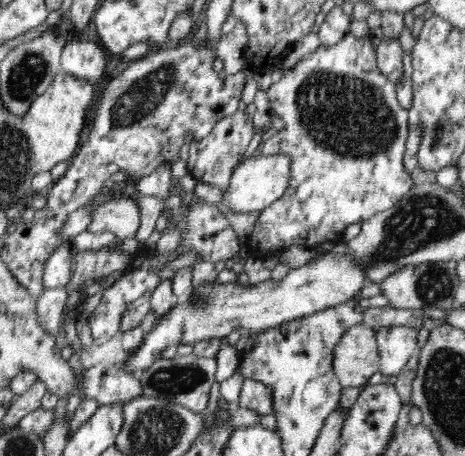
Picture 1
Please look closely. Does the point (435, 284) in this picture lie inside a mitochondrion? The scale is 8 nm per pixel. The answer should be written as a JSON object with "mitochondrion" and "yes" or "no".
{"mitochondrion":"yes"}

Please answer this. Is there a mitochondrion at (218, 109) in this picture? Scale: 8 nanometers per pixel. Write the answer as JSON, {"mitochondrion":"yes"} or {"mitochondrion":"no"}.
{"mitochondrion":"no"}

